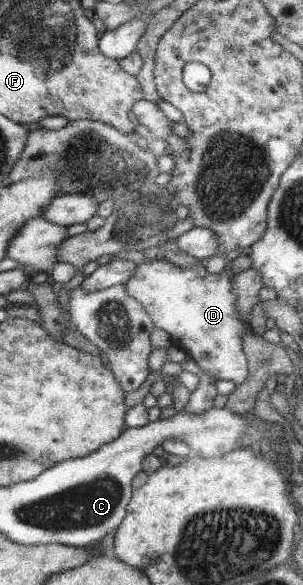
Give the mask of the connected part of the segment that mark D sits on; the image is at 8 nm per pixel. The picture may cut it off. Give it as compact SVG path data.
M166 259L144 260L135 264L130 279L124 284L124 292L142 306L154 328L166 331L170 340L178 341L198 370L238 386L247 376L246 359L241 350L241 333L246 327L241 325L235 312L232 276L236 273L226 271L226 266L213 274L206 272L204 262L180 267Z

